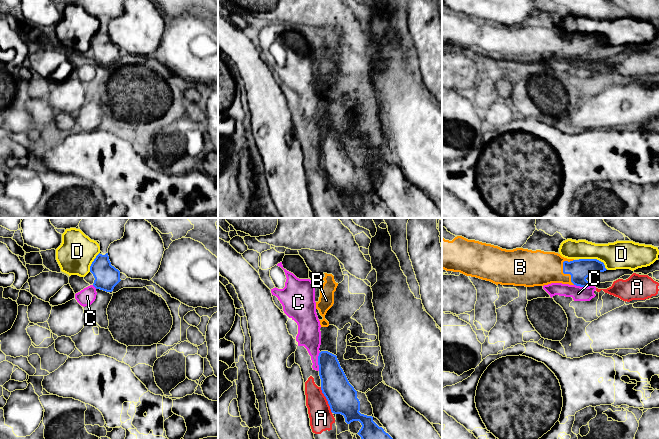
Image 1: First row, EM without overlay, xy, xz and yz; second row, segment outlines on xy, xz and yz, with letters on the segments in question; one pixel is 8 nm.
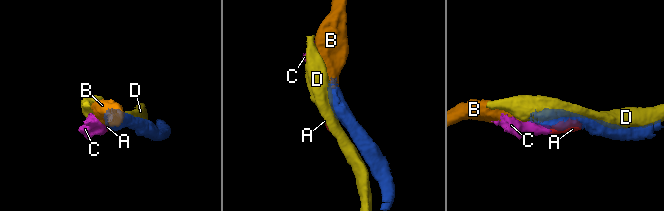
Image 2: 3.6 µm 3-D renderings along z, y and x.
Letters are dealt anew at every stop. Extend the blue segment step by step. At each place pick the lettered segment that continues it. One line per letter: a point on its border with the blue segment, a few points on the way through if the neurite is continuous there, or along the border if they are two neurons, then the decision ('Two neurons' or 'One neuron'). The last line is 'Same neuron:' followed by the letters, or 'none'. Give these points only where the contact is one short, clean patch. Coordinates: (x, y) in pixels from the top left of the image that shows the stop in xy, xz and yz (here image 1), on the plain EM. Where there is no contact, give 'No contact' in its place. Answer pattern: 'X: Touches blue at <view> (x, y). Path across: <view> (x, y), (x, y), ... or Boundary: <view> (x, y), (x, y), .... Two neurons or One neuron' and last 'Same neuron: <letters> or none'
A: Touches blue at xz (327, 176). Boundary: xz (320, 163), (332, 188). Two neurons
B: Touches blue at yz (565, 49). Path across: yz (579, 46), (565, 49), (554, 44), (535, 44). One neuron
C: Touches blue at xz (318, 137). Boundary: xz (320, 128), (318, 132), (318, 146). Two neurons
D: Touches blue at yz (594, 35). Two neurons
Same neuron: B

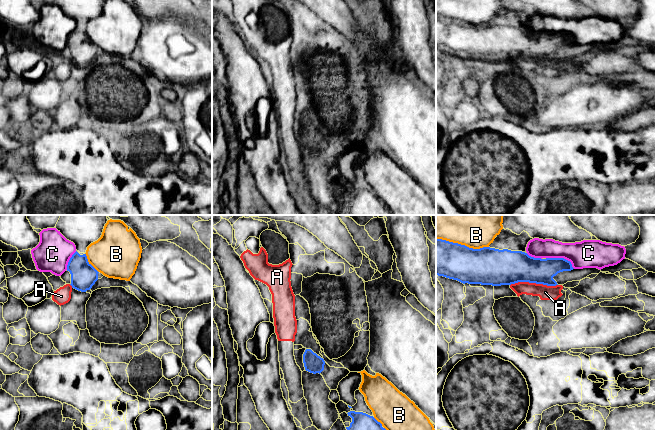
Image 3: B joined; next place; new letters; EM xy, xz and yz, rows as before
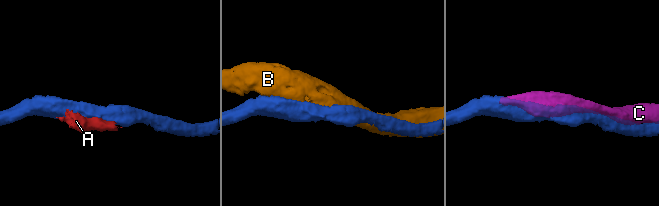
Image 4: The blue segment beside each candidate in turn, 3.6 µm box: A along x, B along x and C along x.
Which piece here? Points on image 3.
A: Touches blue at yz (533, 58). Two neurons
B: Touches blue at yz (462, 21). Two neurons
C: Touches blue at yz (561, 34). Two neurons
Same neuron: none

